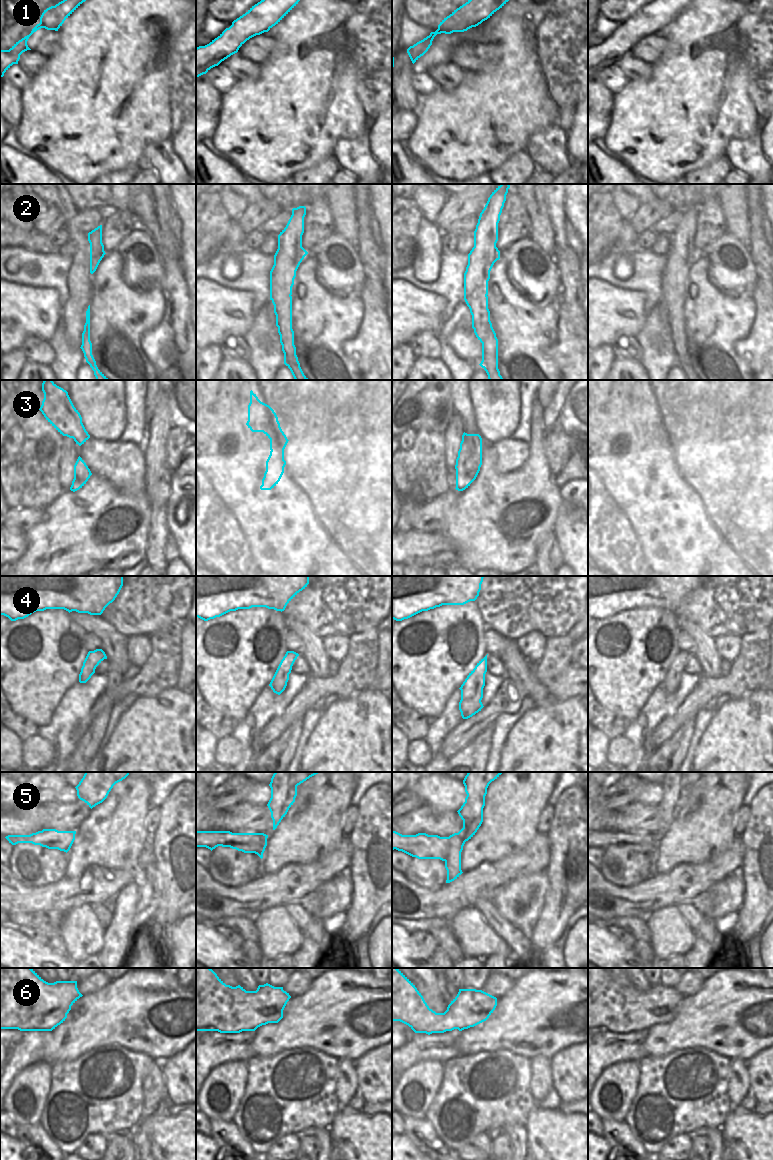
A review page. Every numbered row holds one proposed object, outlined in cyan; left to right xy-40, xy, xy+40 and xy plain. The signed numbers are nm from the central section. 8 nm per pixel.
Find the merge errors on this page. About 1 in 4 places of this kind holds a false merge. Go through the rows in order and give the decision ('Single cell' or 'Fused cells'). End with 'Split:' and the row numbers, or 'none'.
1: Single cell
2: Fused cells
3: Fused cells
4: Single cell
5: Fused cells
6: Single cell
Split: 2, 3, 5.

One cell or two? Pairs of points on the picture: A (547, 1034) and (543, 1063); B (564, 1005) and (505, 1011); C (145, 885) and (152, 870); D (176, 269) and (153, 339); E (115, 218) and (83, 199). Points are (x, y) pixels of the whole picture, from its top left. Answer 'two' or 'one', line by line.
A: two
B: one
C: two
D: one
E: two

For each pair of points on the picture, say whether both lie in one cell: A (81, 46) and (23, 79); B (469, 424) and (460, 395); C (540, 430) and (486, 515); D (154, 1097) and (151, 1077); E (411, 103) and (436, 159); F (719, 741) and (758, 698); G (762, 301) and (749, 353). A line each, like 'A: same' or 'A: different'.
A: different
B: same
C: same
D: same
E: different
F: same
G: same

